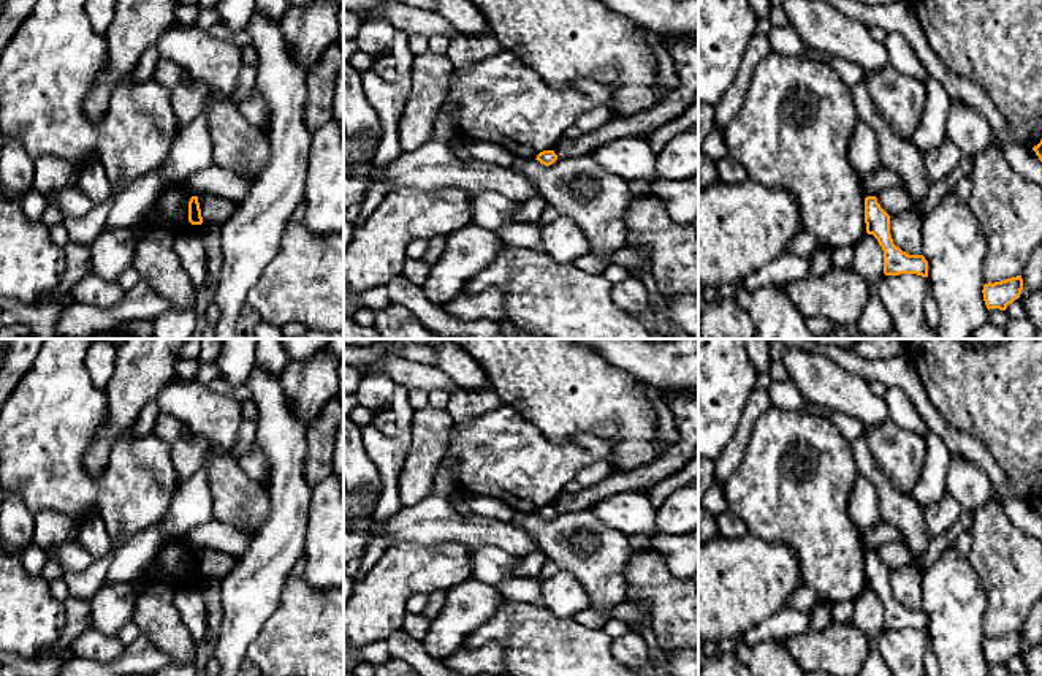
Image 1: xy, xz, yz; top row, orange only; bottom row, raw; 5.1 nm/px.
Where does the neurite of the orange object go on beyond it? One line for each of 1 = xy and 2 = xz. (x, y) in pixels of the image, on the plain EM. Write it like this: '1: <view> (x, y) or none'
1: none
2: none

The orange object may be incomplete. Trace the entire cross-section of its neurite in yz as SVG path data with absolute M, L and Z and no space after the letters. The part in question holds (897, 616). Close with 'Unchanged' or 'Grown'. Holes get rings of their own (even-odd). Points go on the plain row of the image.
M876 551L865 553L866 587L873 589L884 605L884 629L917 629L928 632L928 616L923 610L909 610L893 598L890 570L880 562Z. Unchanged

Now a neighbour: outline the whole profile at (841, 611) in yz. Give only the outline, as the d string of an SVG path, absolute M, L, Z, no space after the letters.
M838 602L831 605L833 624L846 624L852 621L855 611L854 602Z

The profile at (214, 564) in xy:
M214 549L198 551L201 572L204 578L223 579L238 564L238 557Z

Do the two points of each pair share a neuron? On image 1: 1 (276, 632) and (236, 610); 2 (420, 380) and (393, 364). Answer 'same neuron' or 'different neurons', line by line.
1: different neurons
2: same neuron

